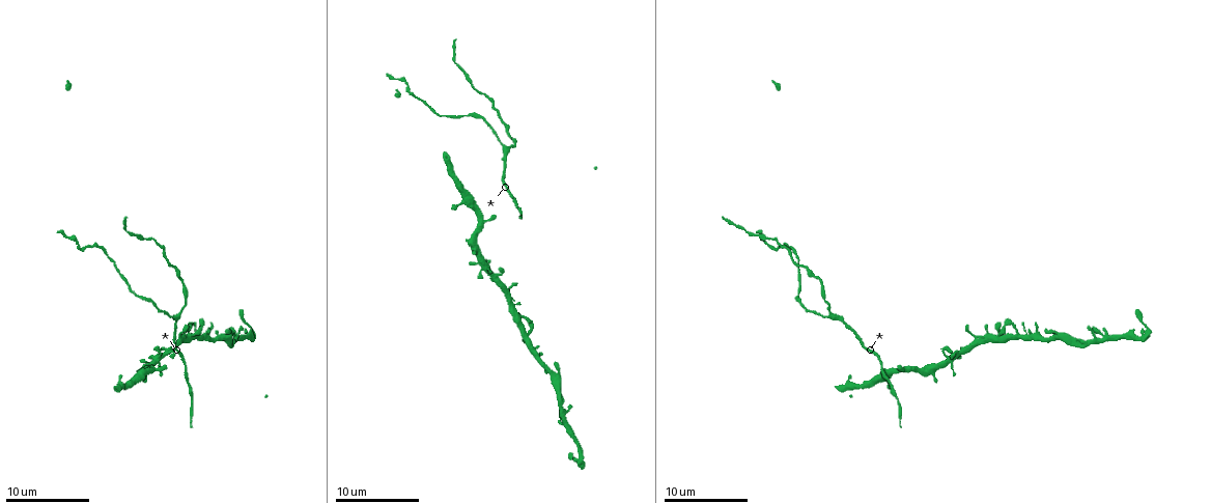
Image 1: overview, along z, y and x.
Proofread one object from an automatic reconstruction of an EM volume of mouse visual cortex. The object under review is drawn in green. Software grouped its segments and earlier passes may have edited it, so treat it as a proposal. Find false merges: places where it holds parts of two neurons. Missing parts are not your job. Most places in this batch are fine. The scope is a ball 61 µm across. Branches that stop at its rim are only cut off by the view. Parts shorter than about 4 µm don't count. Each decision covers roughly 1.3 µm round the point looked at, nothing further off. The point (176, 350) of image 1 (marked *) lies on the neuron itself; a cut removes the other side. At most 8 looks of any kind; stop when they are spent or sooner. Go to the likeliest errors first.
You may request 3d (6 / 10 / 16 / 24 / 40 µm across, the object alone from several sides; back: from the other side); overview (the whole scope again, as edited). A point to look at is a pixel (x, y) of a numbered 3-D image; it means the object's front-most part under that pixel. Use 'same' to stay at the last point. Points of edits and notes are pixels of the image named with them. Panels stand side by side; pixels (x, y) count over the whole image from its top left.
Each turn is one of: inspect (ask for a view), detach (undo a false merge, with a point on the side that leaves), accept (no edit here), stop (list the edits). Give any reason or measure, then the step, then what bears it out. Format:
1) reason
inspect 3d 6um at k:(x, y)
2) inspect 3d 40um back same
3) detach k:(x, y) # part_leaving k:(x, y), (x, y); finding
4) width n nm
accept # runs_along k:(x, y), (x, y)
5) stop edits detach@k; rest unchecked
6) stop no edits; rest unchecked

small branch off a trunk
inspect 3d 10um at 1:(506, 150)

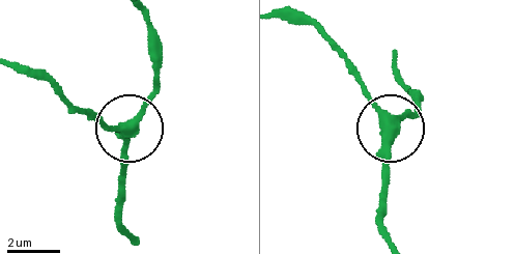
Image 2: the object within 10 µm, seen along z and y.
arms 3
accept # runs_along 2:(388, 238), (380, 219), (388, 128), (419, 107); all the same neuron

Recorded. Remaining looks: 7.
branch point
inspect 3d 16um at 1:(477, 220)

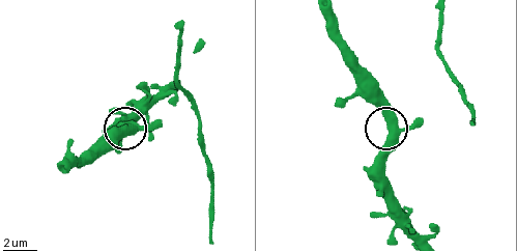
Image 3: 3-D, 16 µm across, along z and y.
width 420 nm
accept # continuous, no second neuron

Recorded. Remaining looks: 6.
calibre changes
inspect 3d 16um at 1:(142, 295)

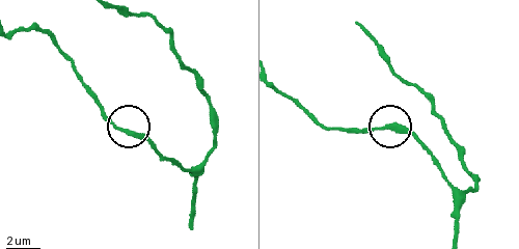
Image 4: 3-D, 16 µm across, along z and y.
width 270 nm
accept # continuous, no second neuron

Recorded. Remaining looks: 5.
narrows sharply
inspect 3d 6um at 1:(553, 382)

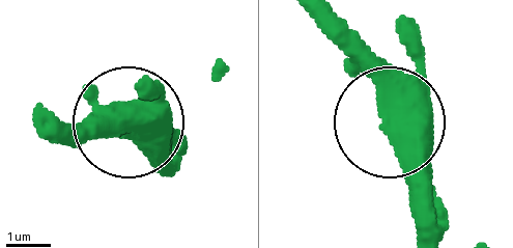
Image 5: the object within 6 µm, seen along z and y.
inspect 3d 6um back at 5:(391, 130)

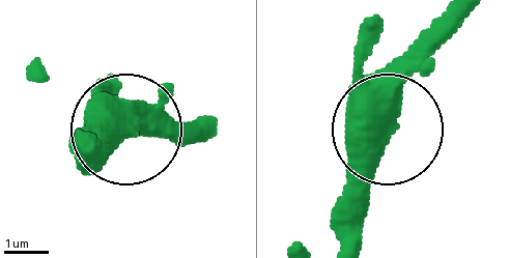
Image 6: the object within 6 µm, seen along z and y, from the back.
accept # runs_along 6:(202, 120), (73, 132); all the same neuron

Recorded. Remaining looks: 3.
stop no edits; rest unchecked

